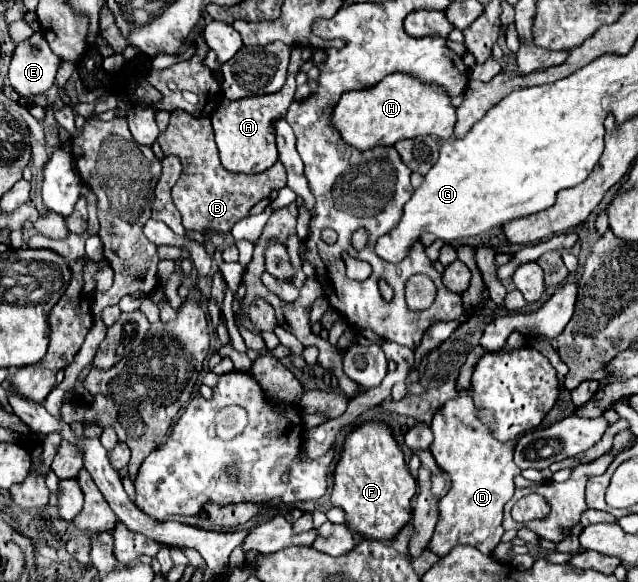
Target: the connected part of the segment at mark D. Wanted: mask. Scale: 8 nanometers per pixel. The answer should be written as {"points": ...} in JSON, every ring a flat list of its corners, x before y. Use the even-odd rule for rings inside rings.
{"points":[[470,388,458,390,456,398,434,414,430,428,434,434,430,452,452,480,450,492,440,500,440,520,430,540,430,550,444,556,454,546,474,546,482,554,490,554,504,532,502,510,514,494,514,476,520,474,512,460,516,440,498,442,494,438,490,428,478,418,478,406,474,406]]}

